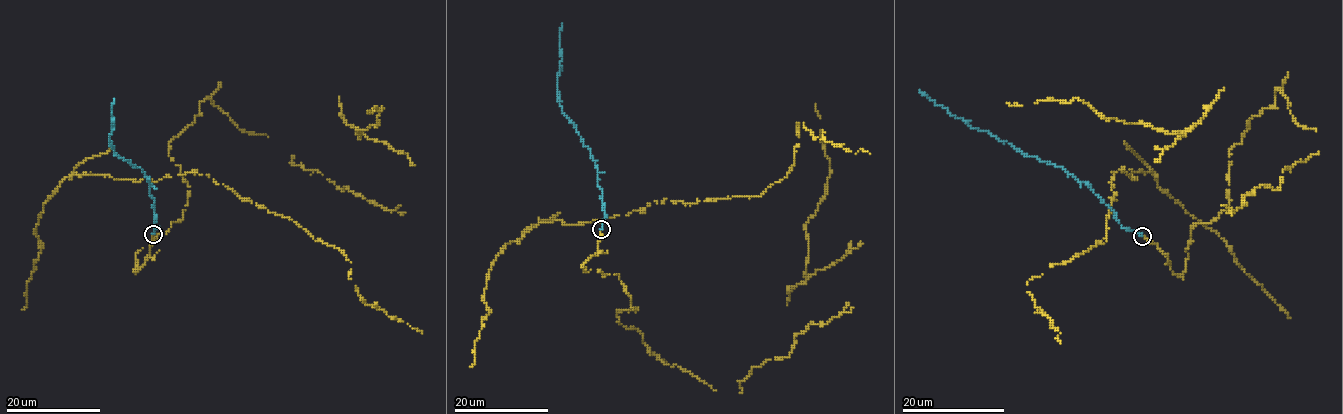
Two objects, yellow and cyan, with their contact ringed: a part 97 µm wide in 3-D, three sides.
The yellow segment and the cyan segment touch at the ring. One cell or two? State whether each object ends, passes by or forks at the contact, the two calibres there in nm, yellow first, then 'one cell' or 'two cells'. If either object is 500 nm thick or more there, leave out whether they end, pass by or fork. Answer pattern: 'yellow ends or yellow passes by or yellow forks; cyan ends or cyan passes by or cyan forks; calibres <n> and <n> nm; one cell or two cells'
yellow ends; cyan ends; calibres 180 and 200 nm; one cell

